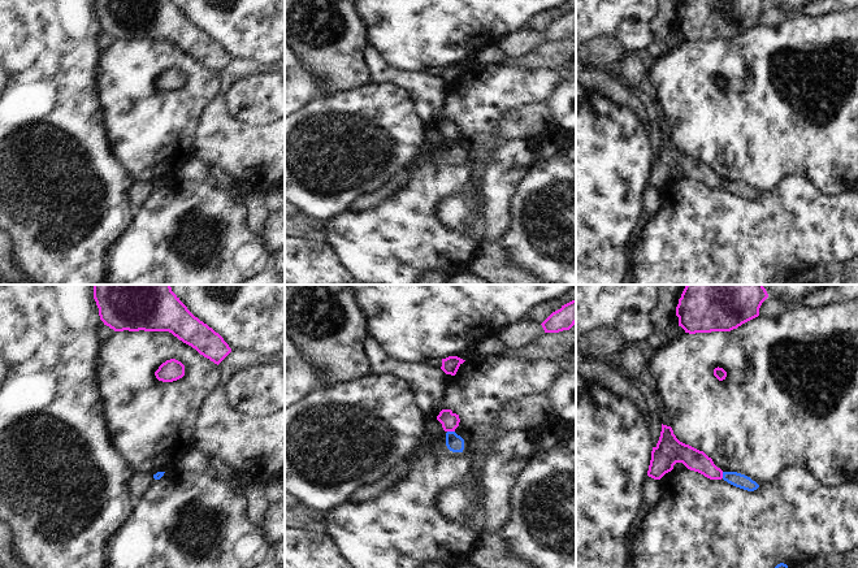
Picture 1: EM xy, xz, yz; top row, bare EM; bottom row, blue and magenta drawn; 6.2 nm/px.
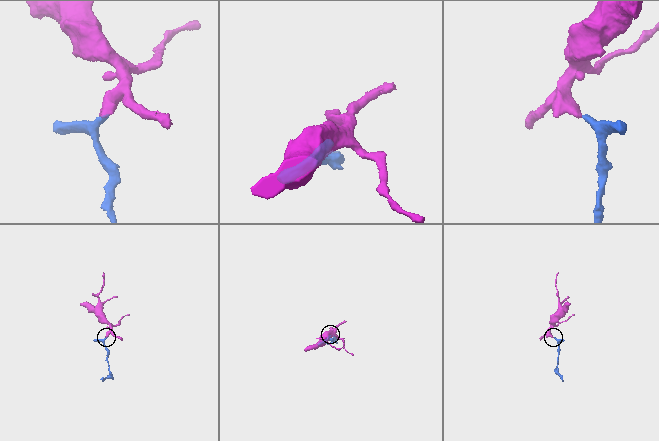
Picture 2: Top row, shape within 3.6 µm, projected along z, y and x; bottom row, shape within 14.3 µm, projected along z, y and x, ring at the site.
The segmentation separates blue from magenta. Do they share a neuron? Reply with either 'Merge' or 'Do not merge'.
Do not merge

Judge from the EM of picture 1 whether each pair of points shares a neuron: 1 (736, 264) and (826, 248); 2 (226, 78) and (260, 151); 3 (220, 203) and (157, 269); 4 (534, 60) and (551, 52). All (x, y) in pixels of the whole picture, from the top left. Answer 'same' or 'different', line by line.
1: same
2: same
3: same
4: same

